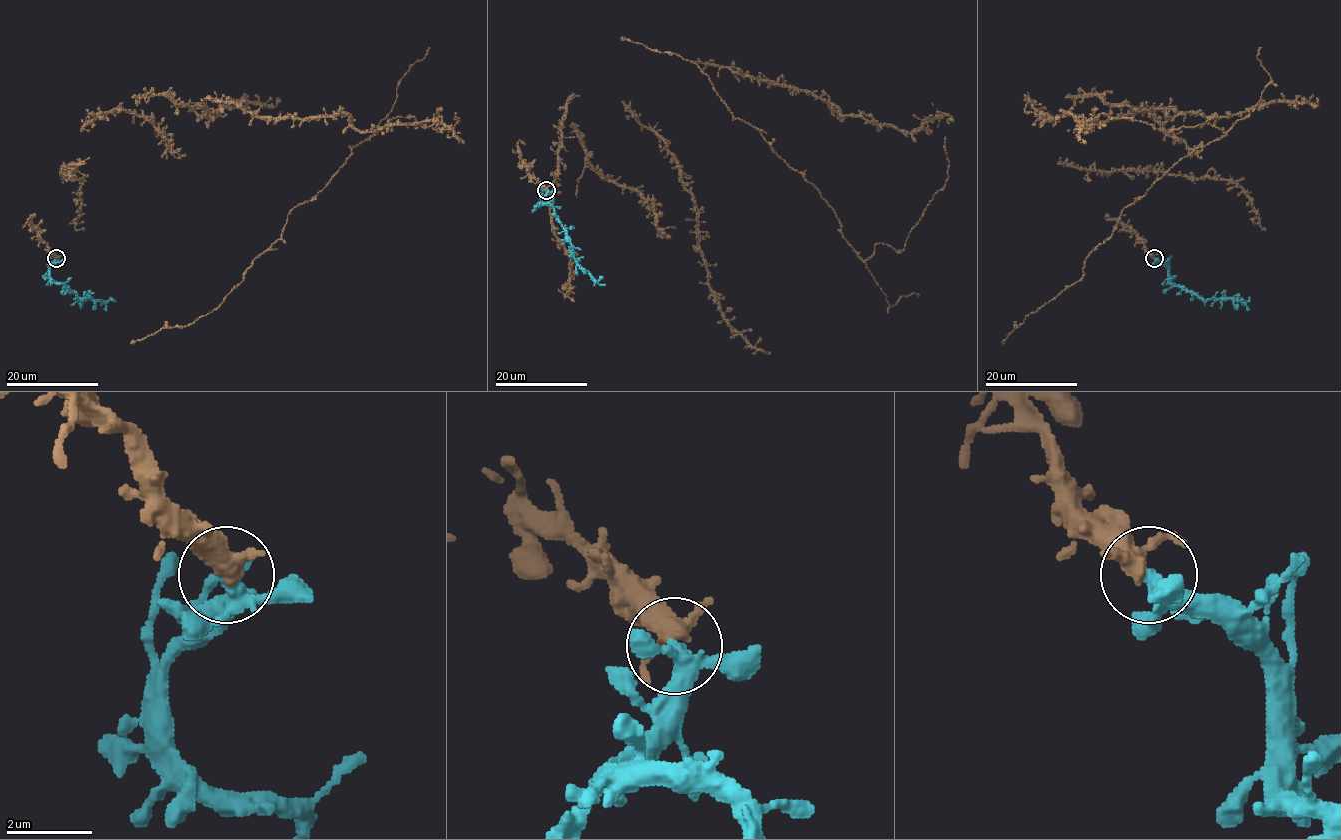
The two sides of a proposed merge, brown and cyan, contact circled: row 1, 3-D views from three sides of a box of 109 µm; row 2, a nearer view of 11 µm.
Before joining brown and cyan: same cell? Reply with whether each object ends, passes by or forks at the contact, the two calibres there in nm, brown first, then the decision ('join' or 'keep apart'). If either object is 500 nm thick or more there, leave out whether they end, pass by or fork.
brown forks | cyan forks | 320/260 nm | join

